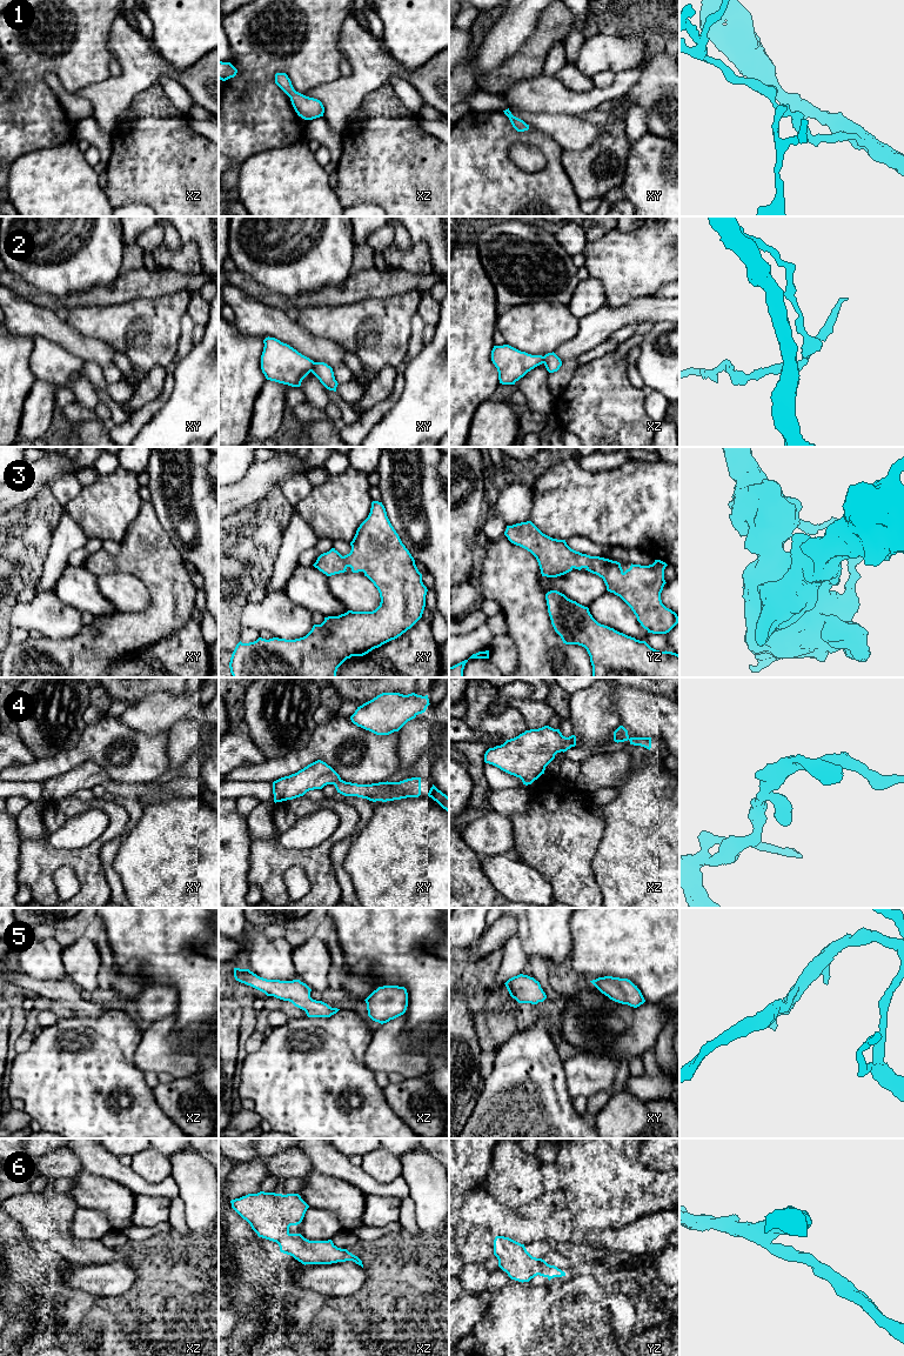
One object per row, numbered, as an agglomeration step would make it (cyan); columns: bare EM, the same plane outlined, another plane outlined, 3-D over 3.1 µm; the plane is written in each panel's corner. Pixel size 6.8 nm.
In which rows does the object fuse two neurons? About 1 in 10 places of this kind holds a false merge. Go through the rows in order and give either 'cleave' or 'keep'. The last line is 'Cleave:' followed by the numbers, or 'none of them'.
1: keep
2: cleave
3: keep
4: keep
5: keep
6: keep
Cleave: 2

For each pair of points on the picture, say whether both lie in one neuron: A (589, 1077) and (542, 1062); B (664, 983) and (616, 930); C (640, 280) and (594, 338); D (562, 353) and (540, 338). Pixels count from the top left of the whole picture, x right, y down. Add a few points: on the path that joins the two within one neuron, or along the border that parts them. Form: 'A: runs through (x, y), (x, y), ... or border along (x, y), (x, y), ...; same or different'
A: border along (562, 1062), (567, 1091), (570, 1096); different
B: runs through (656, 970), (629, 943); same
C: border along (644, 296), (633, 299), (620, 306), (607, 305); different
D: border along (578, 331), (573, 338), (553, 351); different

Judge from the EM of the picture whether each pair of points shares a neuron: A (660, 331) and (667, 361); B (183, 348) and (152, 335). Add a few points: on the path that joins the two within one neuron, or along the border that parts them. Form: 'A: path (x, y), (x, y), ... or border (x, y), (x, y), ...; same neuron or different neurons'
A: path (655, 338), (655, 349), (660, 354); same neuron
B: border (181, 319), (181, 333), (175, 355), (165, 367); different neurons

